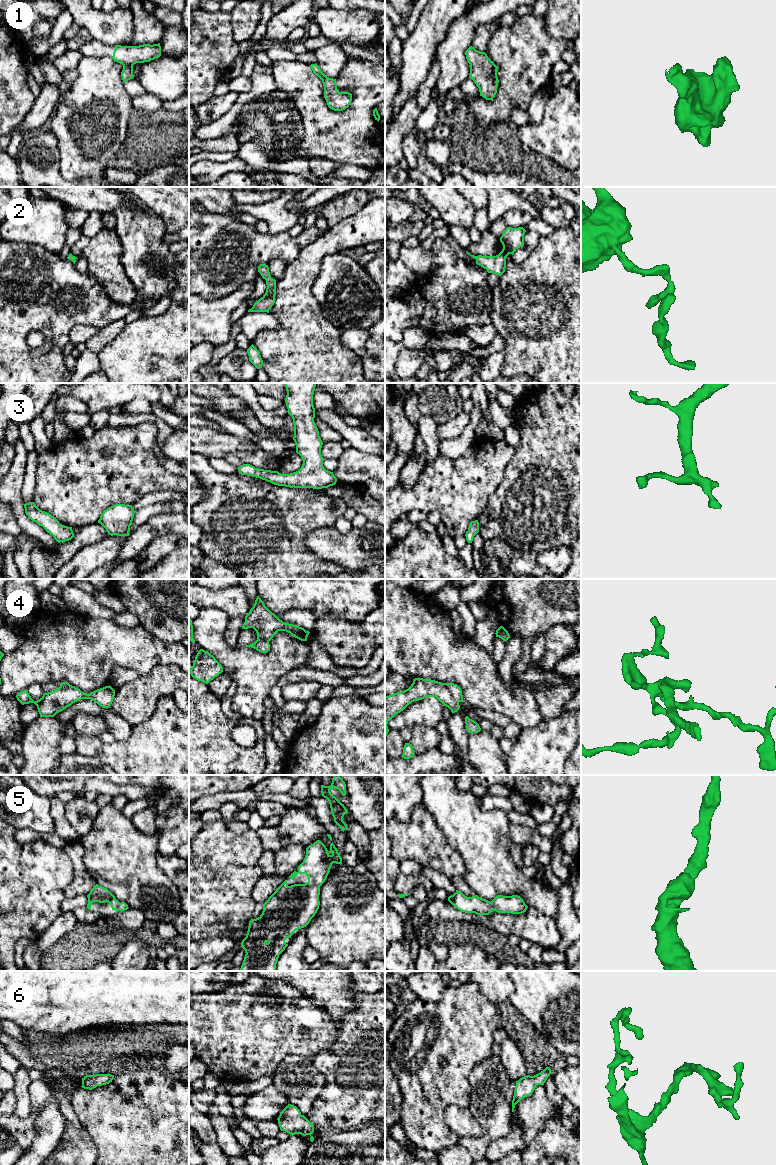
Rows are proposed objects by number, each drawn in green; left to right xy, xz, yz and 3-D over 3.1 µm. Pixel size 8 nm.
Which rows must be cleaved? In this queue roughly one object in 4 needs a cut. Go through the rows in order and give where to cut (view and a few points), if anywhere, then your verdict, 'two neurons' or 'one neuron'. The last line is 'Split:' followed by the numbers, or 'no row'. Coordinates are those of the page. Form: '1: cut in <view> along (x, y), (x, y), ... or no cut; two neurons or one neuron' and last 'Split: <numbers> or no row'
1: no cut; one neuron
2: no cut; one neuron
3: no cut; one neuron
4: cut in yz along (444, 683), (458, 702); two neurons
5: no cut; one neuron
6: no cut; one neuron
Split: 4

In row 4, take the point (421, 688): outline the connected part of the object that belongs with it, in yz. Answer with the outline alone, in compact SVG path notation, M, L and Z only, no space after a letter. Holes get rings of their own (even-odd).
M415 678L408 689L385 696L385 737L389 732L387 726L389 720L412 702L426 697L436 697L452 713L460 709L459 702L454 699L445 683L431 679Z

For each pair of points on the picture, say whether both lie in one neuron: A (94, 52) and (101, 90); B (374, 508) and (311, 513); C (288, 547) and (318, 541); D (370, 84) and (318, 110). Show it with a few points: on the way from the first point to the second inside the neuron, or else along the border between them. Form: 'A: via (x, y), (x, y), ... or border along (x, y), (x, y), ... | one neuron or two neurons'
A: border along (83, 55), (88, 57), (109, 56), (111, 58) | two neurons
B: border along (326, 495), (340, 498), (347, 506) | two neurons
C: border along (317, 528), (306, 535), (304, 547), (321, 559) | two neurons
D: via (364, 98), (346, 116), (333, 116) | one neuron

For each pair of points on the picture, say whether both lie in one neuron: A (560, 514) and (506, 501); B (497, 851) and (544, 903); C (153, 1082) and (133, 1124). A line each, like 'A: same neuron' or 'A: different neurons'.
A: same neuron
B: same neuron
C: same neuron

